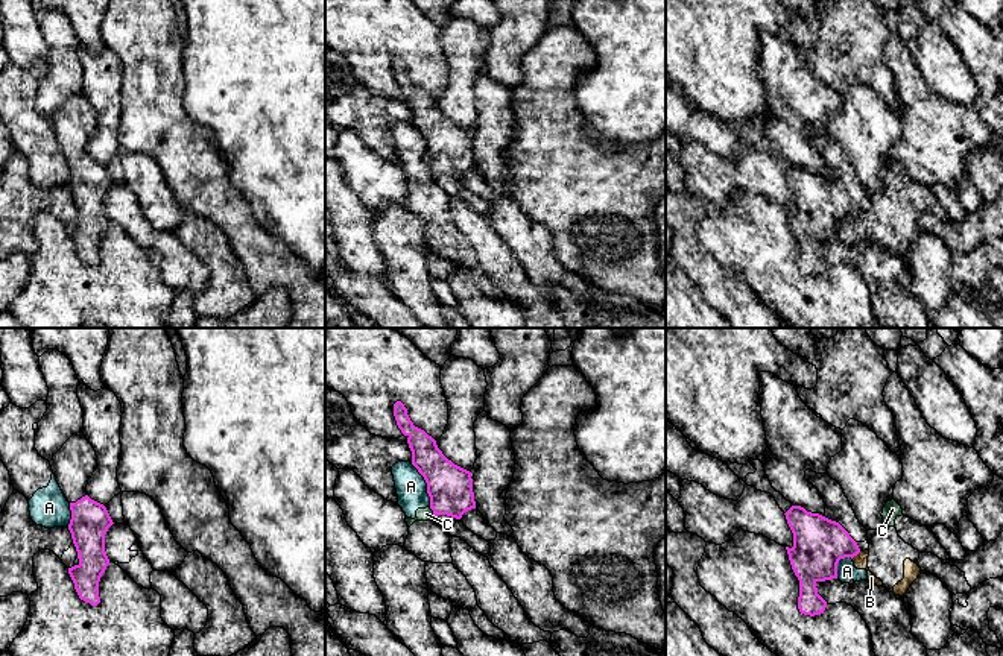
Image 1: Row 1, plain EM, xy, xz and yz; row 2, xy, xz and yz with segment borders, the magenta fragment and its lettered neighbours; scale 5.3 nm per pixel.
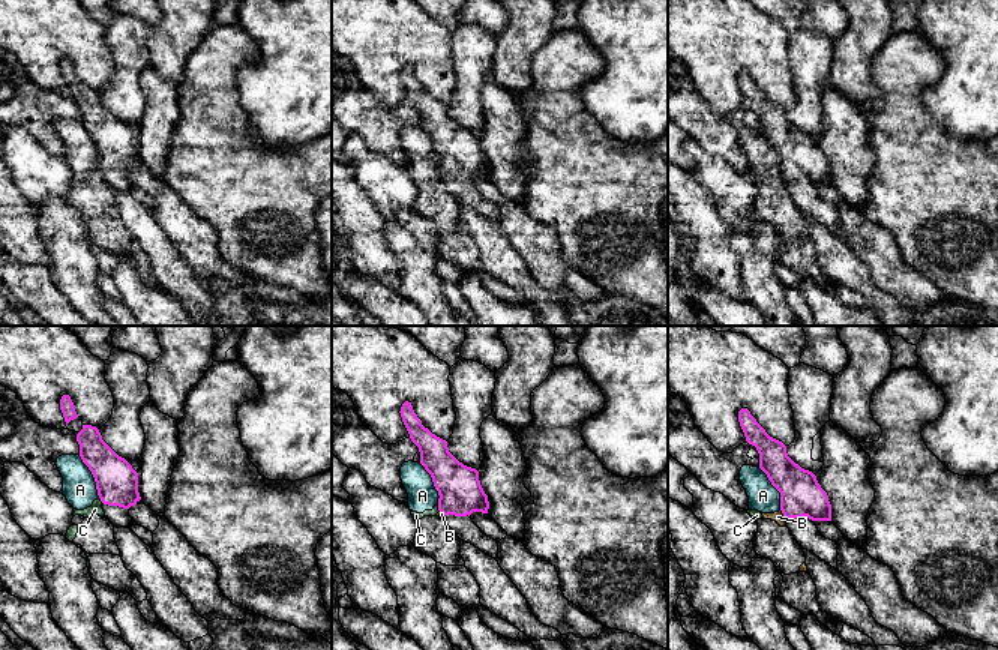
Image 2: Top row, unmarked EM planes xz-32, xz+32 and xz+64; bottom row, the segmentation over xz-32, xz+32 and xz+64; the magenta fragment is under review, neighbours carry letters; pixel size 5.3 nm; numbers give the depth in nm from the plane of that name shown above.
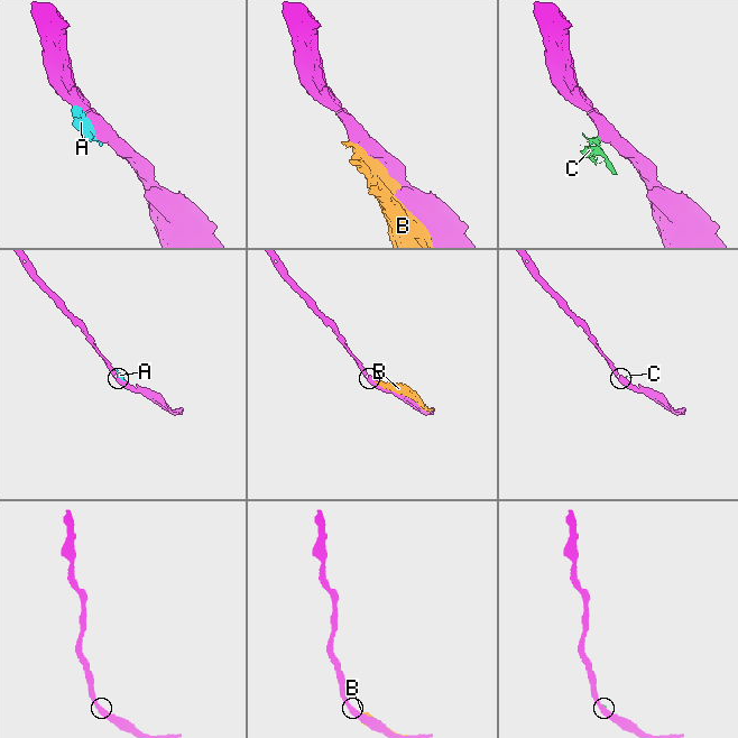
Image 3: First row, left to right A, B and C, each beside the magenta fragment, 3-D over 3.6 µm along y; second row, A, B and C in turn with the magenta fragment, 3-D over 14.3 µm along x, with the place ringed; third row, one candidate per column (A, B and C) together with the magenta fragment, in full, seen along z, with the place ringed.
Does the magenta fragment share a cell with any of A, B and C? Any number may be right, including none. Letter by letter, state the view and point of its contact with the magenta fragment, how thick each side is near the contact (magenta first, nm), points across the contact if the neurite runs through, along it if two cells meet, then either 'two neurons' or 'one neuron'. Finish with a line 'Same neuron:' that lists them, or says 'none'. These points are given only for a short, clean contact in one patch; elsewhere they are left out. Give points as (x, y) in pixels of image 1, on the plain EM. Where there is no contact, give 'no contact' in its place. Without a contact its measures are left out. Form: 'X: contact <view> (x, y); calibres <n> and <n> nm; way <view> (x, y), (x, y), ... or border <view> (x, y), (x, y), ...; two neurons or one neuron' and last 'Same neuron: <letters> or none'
A: contact xz (427, 145); calibres 240 and 160 nm; two neurons
B: contact yz (856, 214); calibres 280 and 80 nm; two neurons
C: contact xz (433, 172); calibres 240 and 70 nm; border xz (429, 167), (435, 175); two neurons
Same neuron: none

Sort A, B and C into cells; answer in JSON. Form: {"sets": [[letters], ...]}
{"sets": [["A", "B", "C"]]}

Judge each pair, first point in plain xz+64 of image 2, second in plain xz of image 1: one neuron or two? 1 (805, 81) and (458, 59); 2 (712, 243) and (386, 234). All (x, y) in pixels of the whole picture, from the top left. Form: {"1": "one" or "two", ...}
{"1": "one", "2": "two"}

